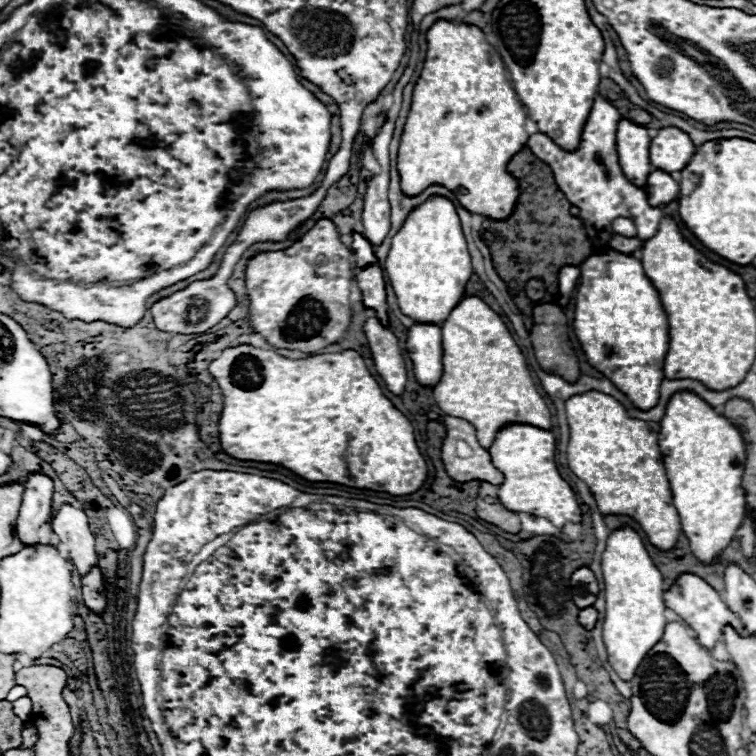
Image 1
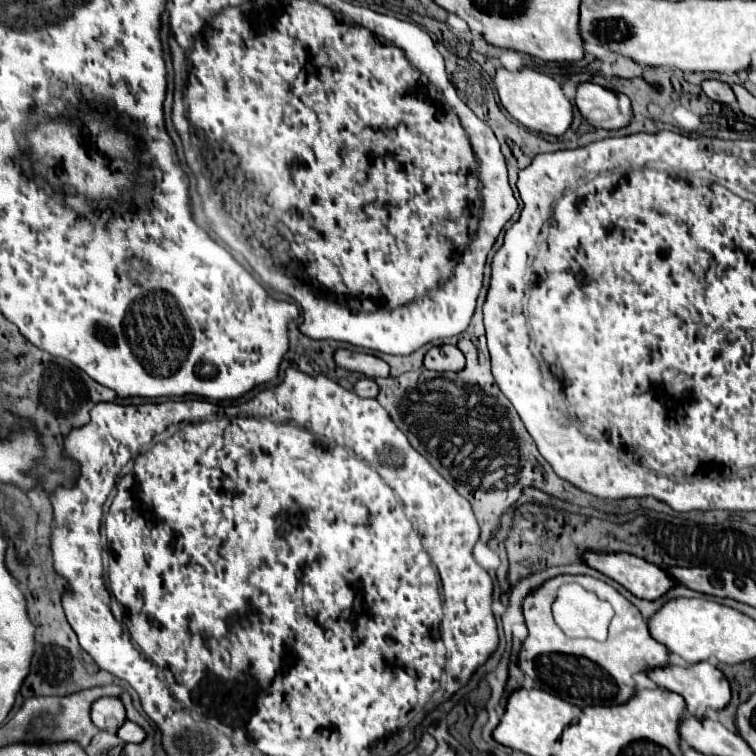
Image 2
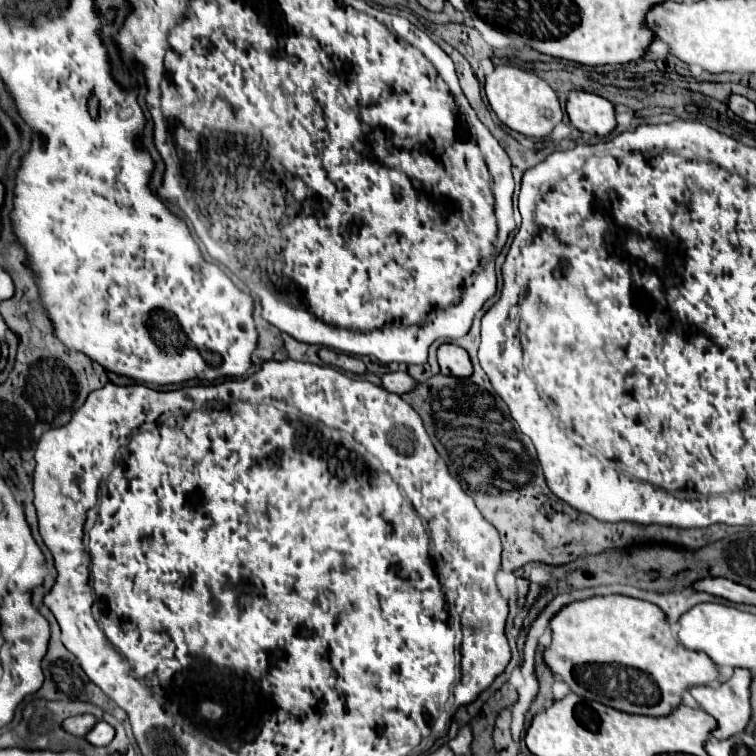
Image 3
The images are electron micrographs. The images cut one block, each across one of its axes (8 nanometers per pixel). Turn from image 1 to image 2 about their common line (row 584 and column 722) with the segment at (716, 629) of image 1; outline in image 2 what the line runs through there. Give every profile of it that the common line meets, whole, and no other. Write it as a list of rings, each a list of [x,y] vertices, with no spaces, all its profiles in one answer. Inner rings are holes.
[[[700,662],[700,664],[694,664],[690,668],[680,668],[680,666],[666,666],[666,668],[656,668],[652,672],[648,672],[648,676],[660,686],[660,688],[666,688],[670,692],[676,692],[680,694],[684,700],[686,700],[686,710],[690,716],[702,720],[706,716],[706,710],[722,710],[730,704],[730,698],[732,698],[732,692],[730,692],[730,684],[728,684],[728,678],[716,668],[712,666],[710,662]]]

